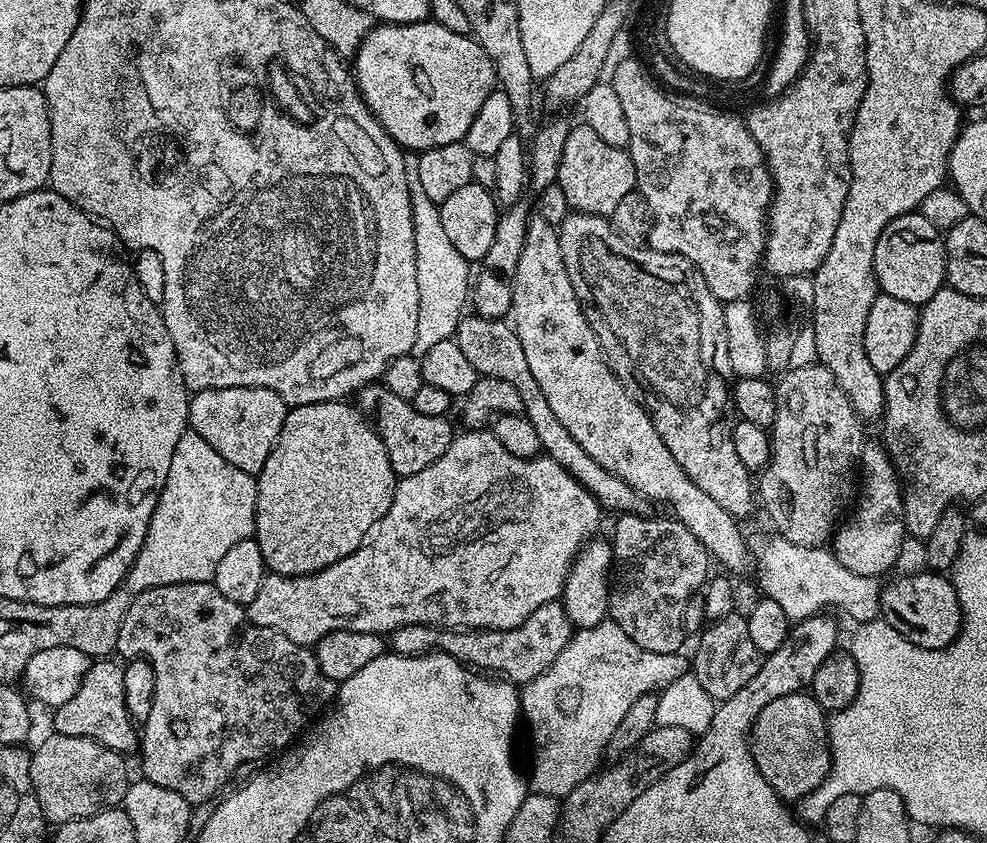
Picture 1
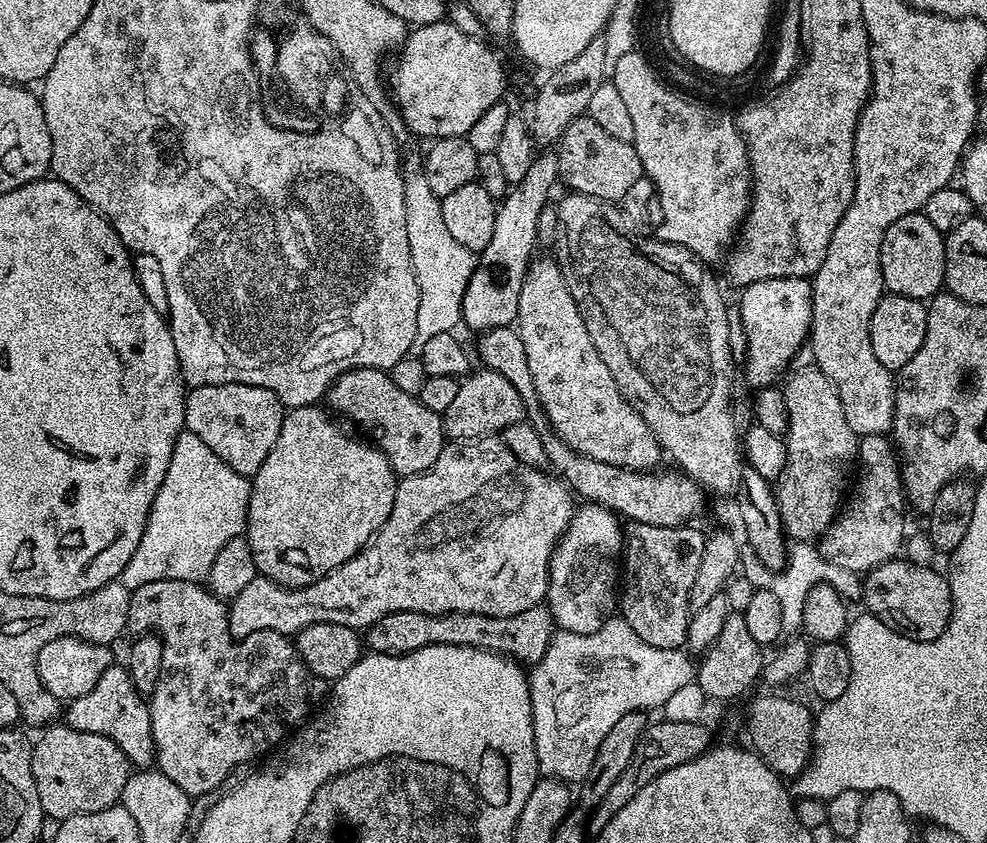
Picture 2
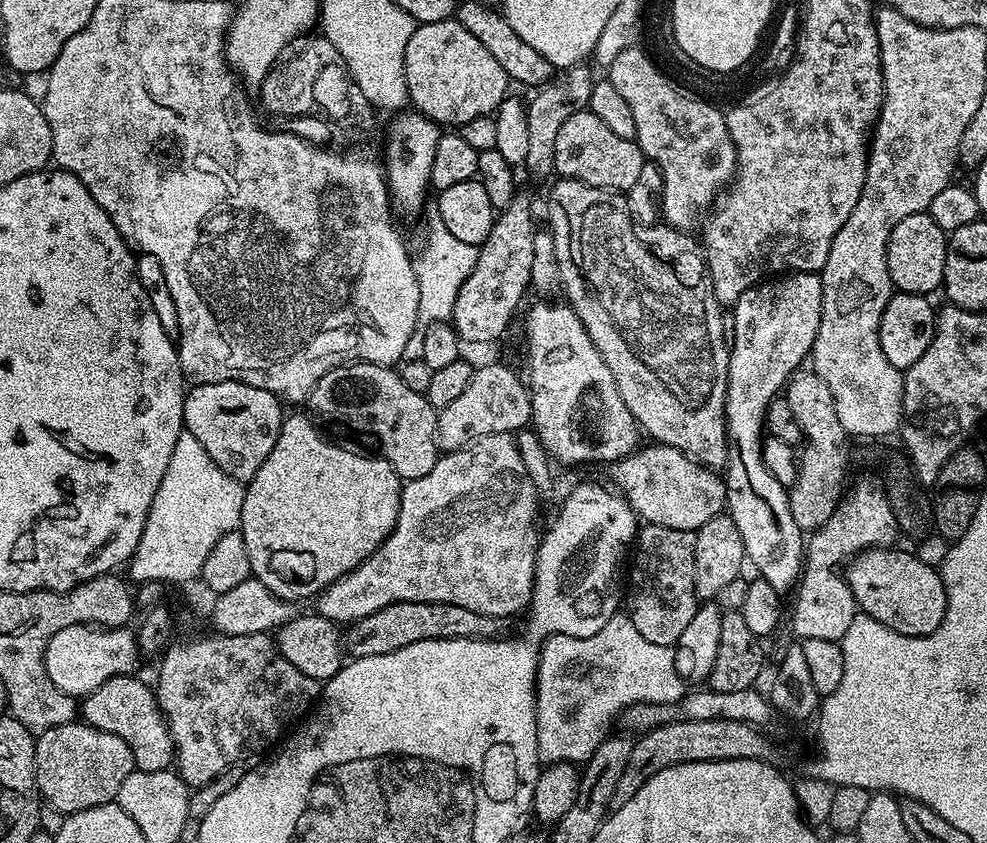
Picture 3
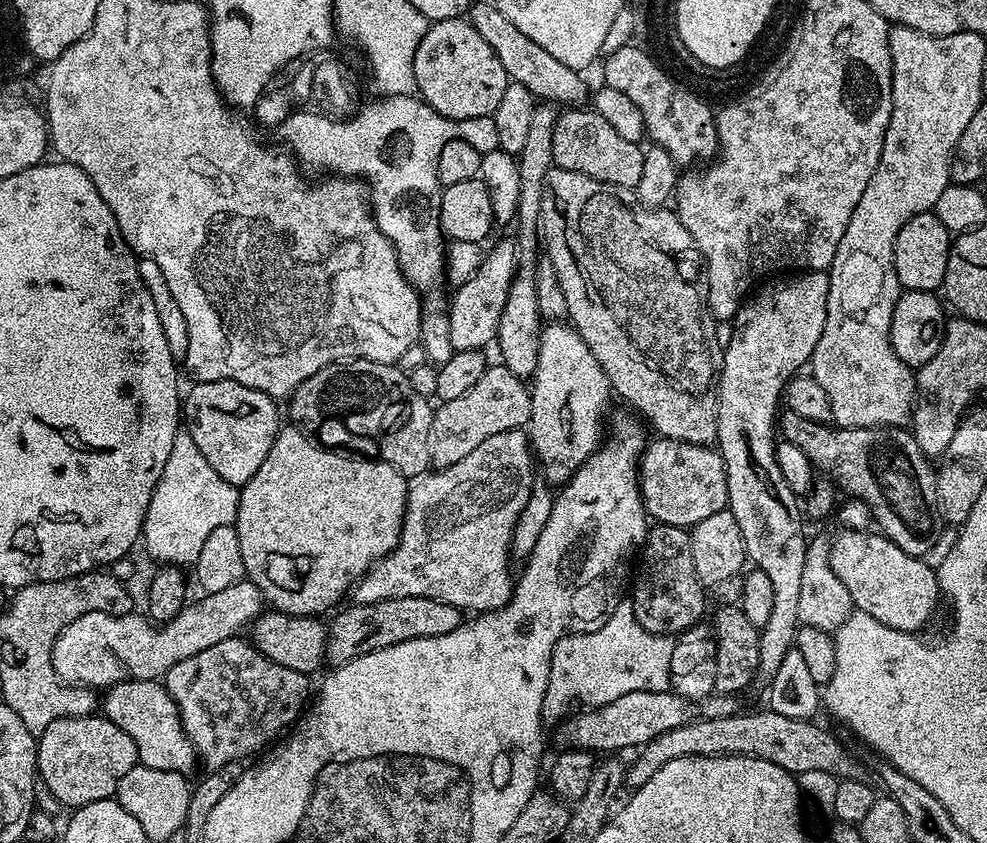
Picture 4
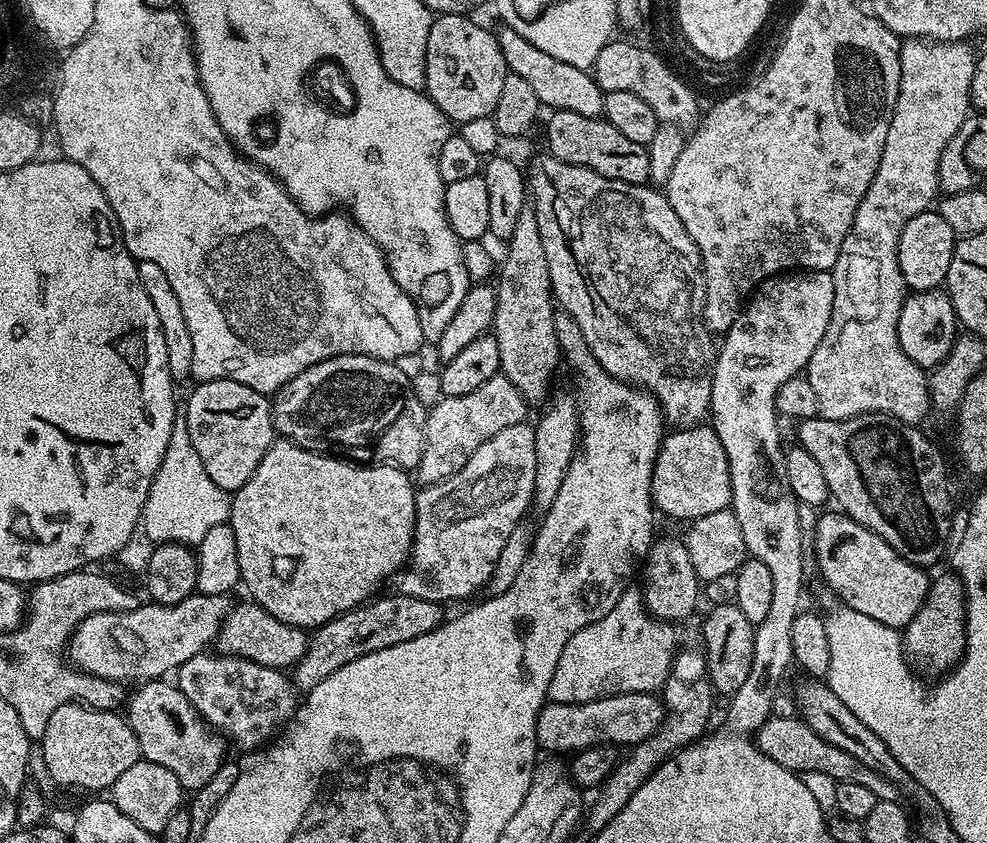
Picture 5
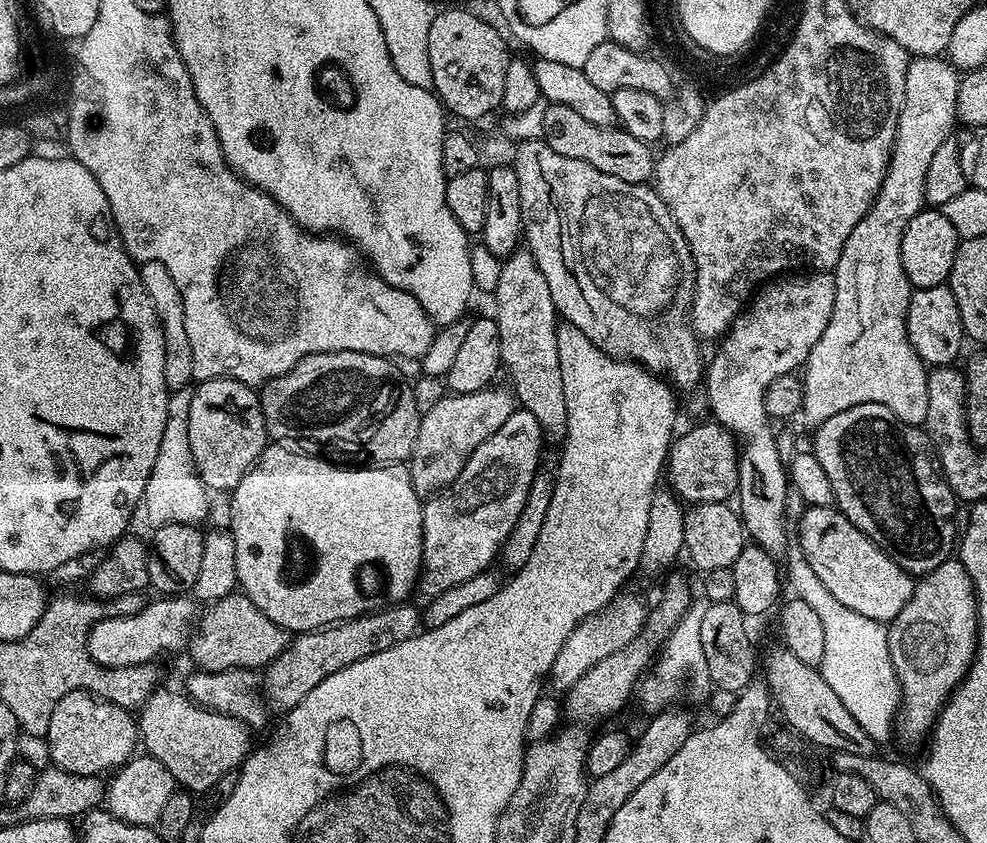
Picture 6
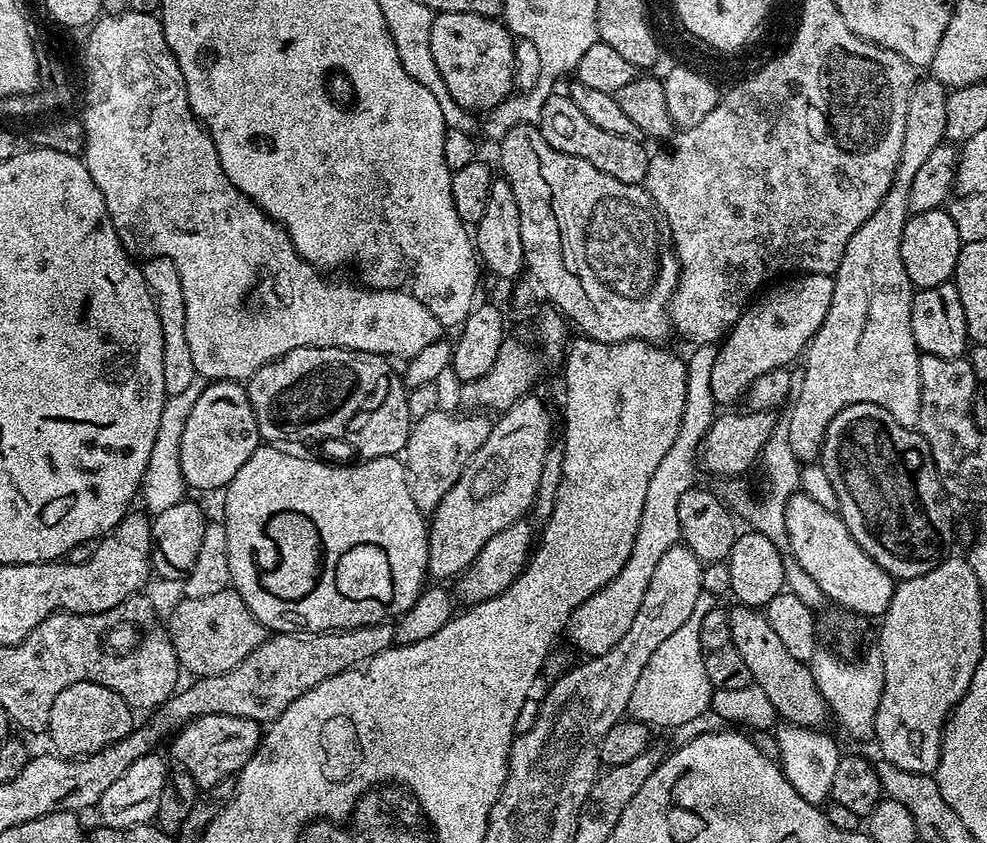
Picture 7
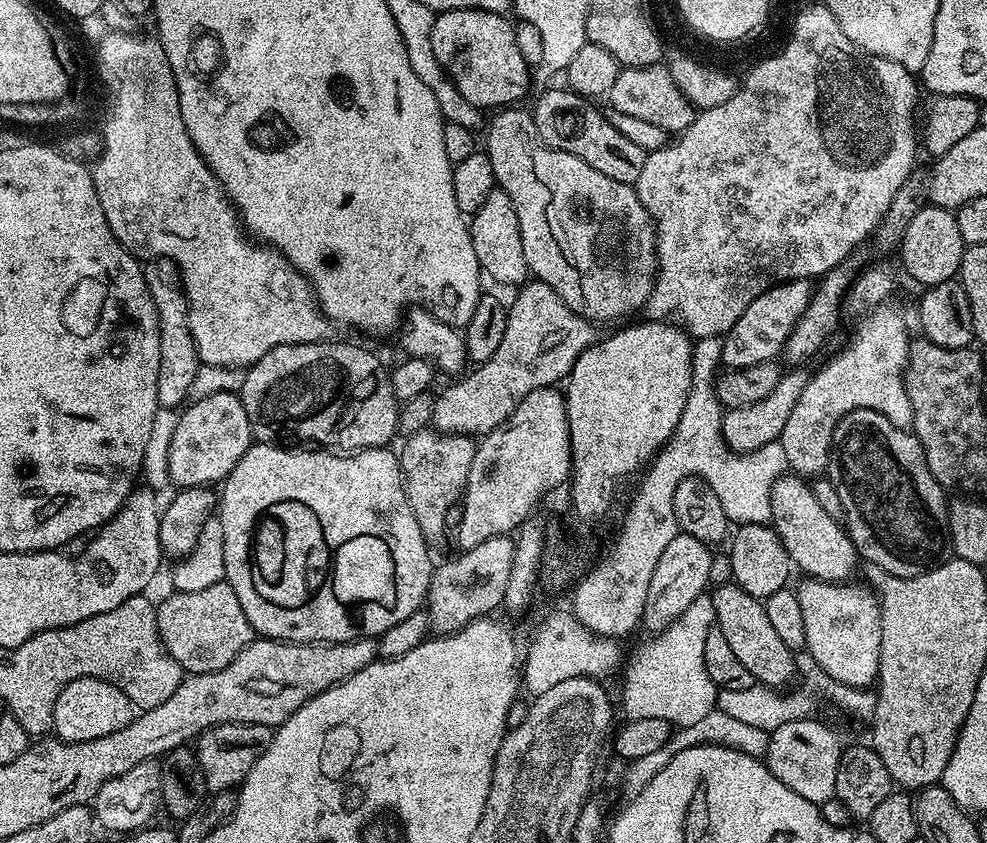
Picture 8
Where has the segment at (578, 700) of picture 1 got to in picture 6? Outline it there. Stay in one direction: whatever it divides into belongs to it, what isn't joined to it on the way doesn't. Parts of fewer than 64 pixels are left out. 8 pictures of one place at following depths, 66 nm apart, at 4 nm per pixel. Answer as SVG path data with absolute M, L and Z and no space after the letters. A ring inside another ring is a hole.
M627 594L623 595L620 602L615 603L613 608L605 609L595 616L587 616L572 631L570 638L566 638L566 642L562 642L562 650L558 650L558 658L554 658L550 684L561 690L572 688L574 682L578 682L578 678L582 678L582 674L586 674L586 670L590 670L590 666L602 662L602 658L606 658L610 654L622 651L631 640L636 639L644 631L645 623L646 604L644 608L643 602L638 597L627 596Z

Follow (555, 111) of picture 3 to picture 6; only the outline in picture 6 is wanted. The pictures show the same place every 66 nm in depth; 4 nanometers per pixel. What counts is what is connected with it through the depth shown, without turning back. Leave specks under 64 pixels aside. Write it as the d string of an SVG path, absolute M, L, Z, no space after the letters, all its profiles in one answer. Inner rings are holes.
M517 250L500 265L500 277L494 293L496 313L494 319L498 326L500 339L500 362L503 371L508 371L512 379L511 391L523 411L534 414L542 429L542 440L545 445L563 445L566 434L566 394L562 394L562 366L558 366L558 338L556 325L558 313L554 306L554 298L550 298L550 286L546 286L546 278L542 270L538 270L538 262L534 262L532 253Z

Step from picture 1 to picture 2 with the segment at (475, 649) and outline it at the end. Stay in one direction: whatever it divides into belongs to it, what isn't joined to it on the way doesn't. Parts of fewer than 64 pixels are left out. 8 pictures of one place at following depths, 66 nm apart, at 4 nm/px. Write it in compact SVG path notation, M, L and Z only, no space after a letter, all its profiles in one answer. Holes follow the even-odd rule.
M547 603L532 604L530 610L522 610L517 616L486 616L484 614L462 614L451 612L441 616L418 614L414 610L402 610L378 618L363 633L362 640L369 653L377 656L405 656L407 652L422 650L426 646L462 646L481 648L487 652L498 652L502 656L515 658L521 665L531 666L546 654L554 635L554 621Z

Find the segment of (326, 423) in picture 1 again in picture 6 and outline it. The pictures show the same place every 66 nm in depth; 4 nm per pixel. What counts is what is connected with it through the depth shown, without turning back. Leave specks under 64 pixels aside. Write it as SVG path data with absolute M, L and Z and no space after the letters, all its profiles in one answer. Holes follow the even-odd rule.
M280 442L269 443L264 453L260 455L248 473L242 478L242 482L238 482L236 488L231 489L232 496L232 525L230 531L234 538L234 550L236 554L236 578L239 587L242 589L243 595L250 598L250 602L254 602L254 606L258 606L258 610L262 610L262 614L266 614L266 618L270 618L270 622L274 622L278 626L282 626L284 631L289 634L299 634L301 632L314 632L317 628L327 628L333 624L339 624L341 620L352 620L356 616L365 616L367 612L374 612L377 608L387 608L394 604L403 604L409 599L408 596L412 592L412 587L418 584L422 576L422 561L424 558L424 514L422 511L421 493L414 490L412 485L412 475L408 472L408 464L397 462L395 464L382 464L379 466L371 466L372 468L339 468L336 464L331 464L328 460L319 460L316 456L303 456L300 452L291 452L291 447L285 446Z

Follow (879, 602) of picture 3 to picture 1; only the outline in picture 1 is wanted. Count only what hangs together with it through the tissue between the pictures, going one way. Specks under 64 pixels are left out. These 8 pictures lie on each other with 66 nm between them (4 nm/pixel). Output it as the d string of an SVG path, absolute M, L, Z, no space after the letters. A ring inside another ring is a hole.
M925 570L916 575L897 575L880 590L879 615L901 638L930 650L950 646L962 627L960 603L951 579L947 575Z

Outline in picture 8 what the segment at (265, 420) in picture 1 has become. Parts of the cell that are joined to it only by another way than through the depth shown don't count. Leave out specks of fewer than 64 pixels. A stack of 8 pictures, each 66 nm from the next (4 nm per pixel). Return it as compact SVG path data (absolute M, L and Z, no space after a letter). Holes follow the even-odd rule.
M219 392L201 400L192 400L184 410L175 421L174 438L170 438L168 479L180 490L219 485L230 470L238 466L238 458L242 458L254 443L246 406L242 406L237 393Z

